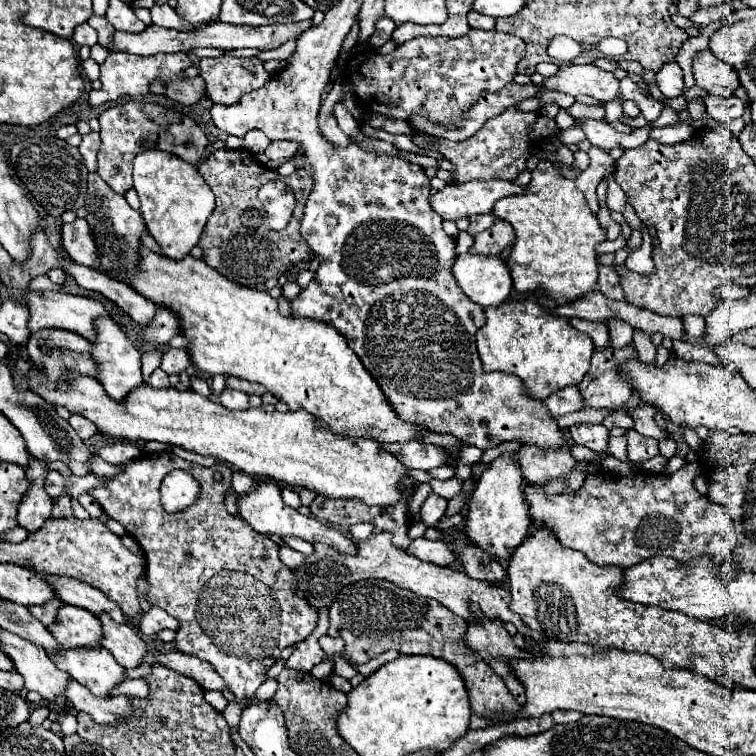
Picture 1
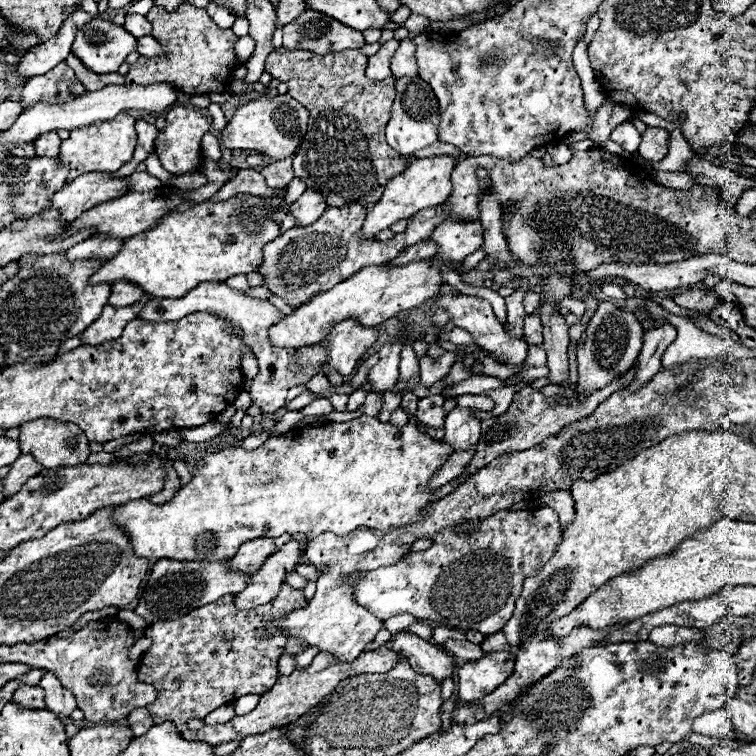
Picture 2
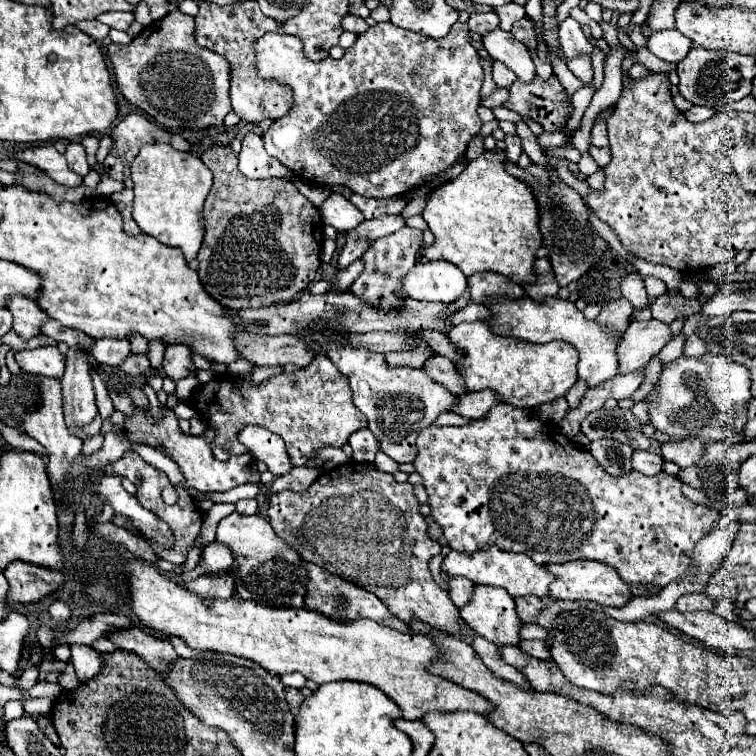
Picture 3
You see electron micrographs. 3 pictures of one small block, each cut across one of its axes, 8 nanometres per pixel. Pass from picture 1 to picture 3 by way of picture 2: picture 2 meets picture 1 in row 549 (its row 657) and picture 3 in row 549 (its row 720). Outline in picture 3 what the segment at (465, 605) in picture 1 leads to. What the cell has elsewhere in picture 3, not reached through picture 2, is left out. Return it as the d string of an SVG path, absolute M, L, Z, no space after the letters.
M232 512L218 522L214 542L228 546L234 554L234 560L238 564L236 592L242 600L254 600L264 606L276 608L304 606L304 582L308 582L308 576L302 568L302 558L296 550L290 550L290 546L274 534L266 518L258 514L242 516L238 512Z

